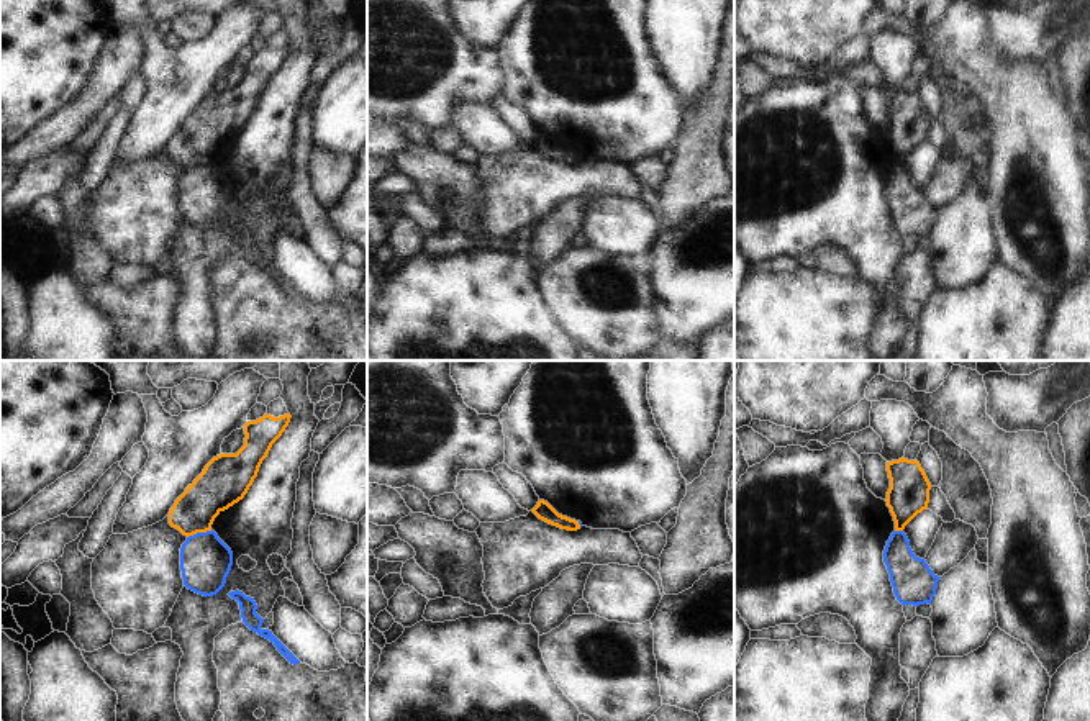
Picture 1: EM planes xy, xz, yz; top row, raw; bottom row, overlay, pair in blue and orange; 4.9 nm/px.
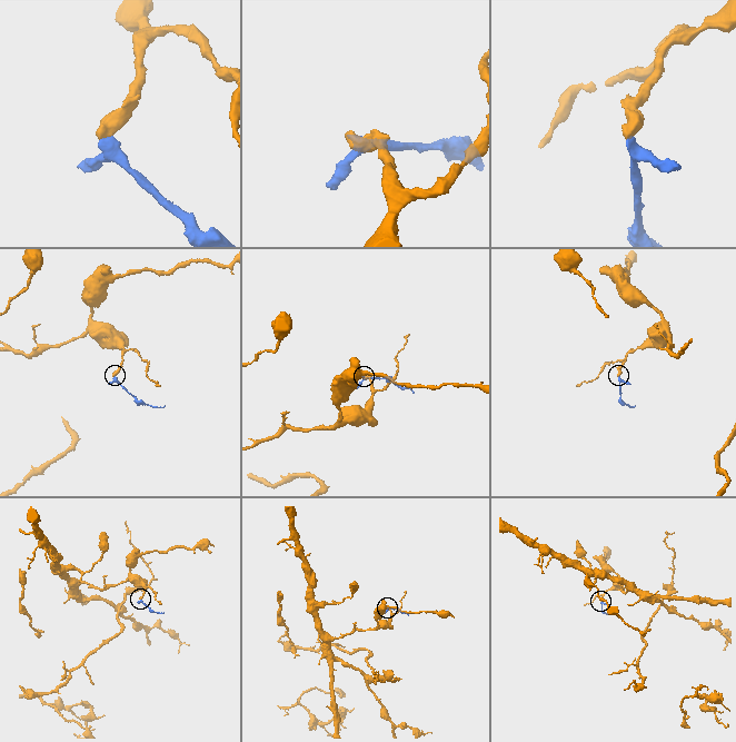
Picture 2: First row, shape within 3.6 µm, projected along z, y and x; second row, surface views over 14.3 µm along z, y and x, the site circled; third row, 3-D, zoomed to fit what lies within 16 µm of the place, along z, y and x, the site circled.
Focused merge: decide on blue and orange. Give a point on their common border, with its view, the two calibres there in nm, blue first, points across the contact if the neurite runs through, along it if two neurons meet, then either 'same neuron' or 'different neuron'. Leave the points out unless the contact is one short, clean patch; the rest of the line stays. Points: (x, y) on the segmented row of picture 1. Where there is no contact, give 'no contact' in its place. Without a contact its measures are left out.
xy (199, 533) | 260/220 nm | along xy (212, 530), (194, 533), (187, 538) | different neuron

